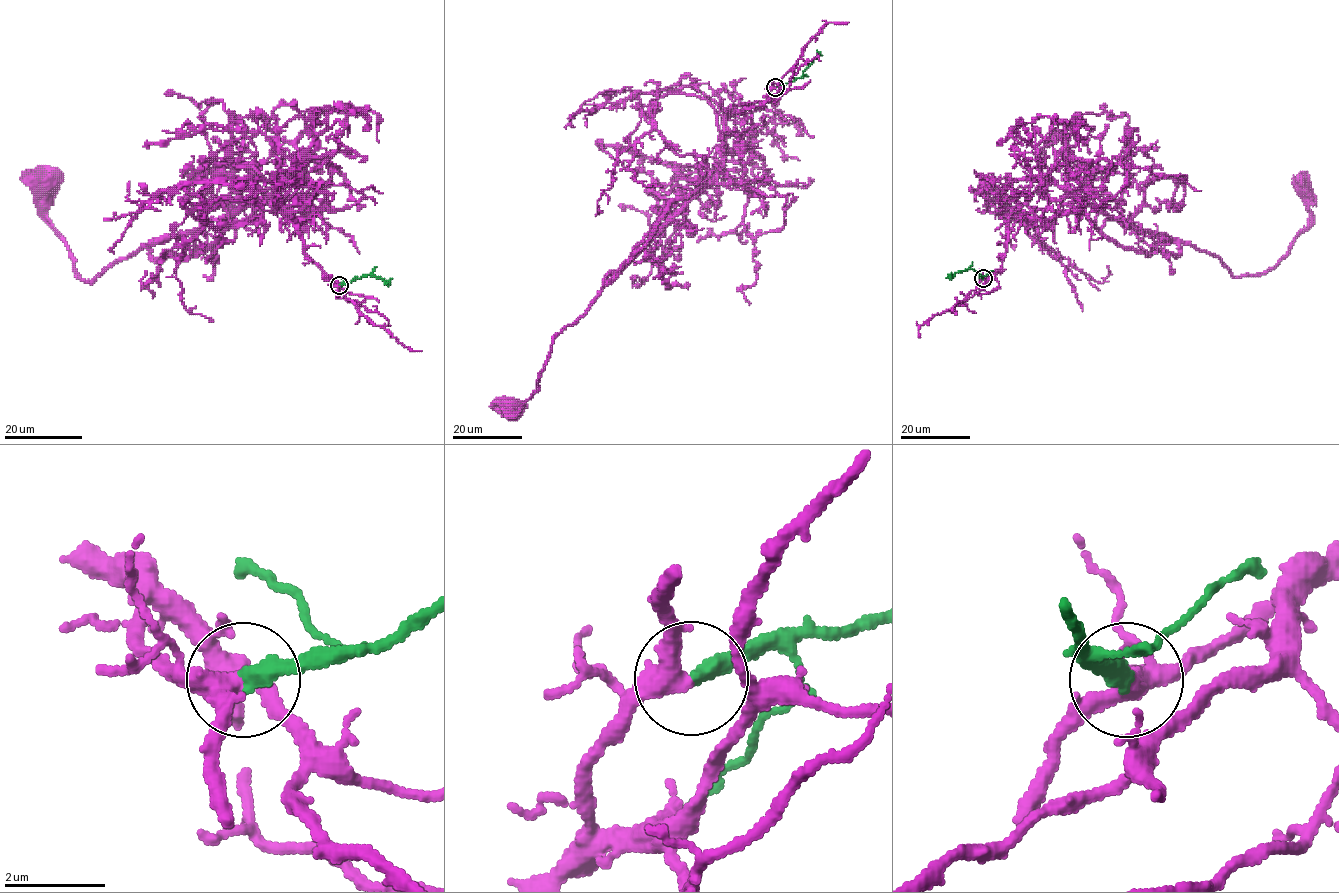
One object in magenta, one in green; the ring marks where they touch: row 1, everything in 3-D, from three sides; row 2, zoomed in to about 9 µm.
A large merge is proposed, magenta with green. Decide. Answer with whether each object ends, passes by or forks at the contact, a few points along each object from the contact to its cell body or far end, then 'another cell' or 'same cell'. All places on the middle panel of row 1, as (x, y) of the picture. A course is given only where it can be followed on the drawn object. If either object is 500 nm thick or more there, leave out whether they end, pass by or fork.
magenta passes by; green ends; course magenta (774, 87), (762, 104), (727, 115), (716, 175), (553, 337), (538, 387), (517, 412), (508, 408); course green (774, 87), (800, 78), (818, 54), (817, 50); same cell

